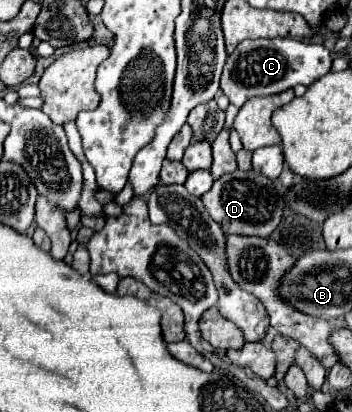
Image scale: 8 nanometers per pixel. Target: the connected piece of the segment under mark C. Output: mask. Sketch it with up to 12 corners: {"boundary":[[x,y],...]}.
{"boundary":[[295,38],[247,40],[221,90],[235,106],[331,70],[331,52]]}

